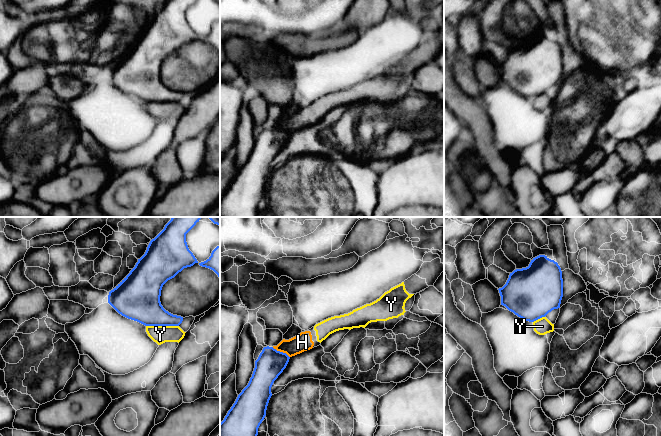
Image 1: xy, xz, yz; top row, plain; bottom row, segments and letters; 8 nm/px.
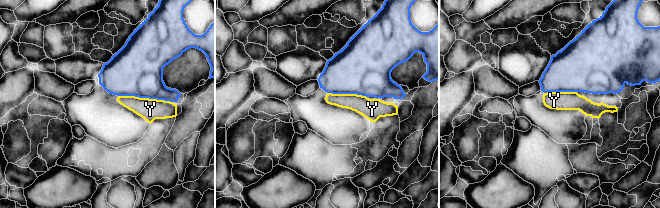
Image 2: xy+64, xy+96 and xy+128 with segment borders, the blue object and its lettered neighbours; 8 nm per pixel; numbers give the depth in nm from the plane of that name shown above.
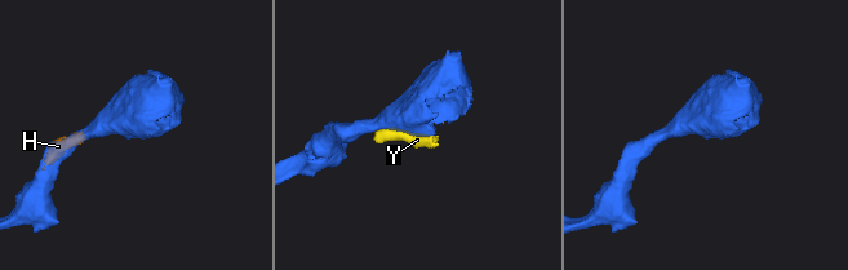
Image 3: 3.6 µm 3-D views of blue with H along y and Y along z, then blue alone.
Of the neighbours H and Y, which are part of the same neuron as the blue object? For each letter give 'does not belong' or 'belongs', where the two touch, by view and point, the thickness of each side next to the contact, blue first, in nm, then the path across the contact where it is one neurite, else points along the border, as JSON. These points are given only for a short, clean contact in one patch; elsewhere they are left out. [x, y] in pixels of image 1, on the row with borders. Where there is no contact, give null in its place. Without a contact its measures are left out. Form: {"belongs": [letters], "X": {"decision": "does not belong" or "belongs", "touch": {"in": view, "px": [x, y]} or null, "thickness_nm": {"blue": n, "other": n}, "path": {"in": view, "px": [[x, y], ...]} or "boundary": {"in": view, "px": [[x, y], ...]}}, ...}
{"belongs": [], "H": {"decision": "does not belong", "touch": {"in": "xz", "px": [281, 352]}, "thickness_nm": {"blue": 220, "other": 150}, "boundary": {"in": "xz", "px": [[272, 347], [284, 352], [289, 357]]}}, "Y": {"decision": "does not belong", "touch": {"in": "xy", "px": [162, 325]}, "thickness_nm": {"blue": 300, "other": 140}}}

